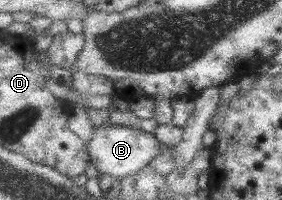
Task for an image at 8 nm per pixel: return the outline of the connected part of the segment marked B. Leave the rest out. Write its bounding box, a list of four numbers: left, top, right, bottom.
[86,124,163,181]

